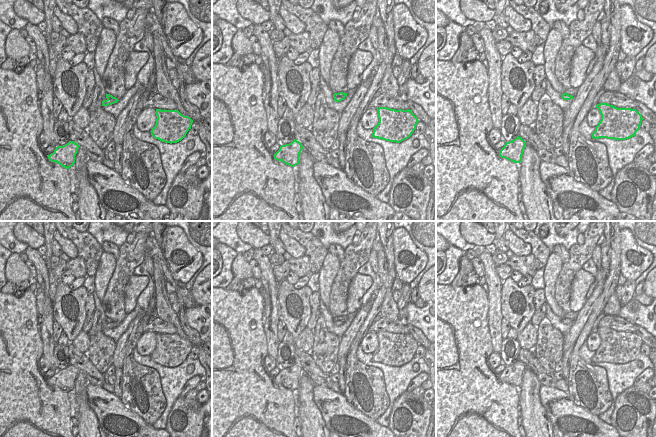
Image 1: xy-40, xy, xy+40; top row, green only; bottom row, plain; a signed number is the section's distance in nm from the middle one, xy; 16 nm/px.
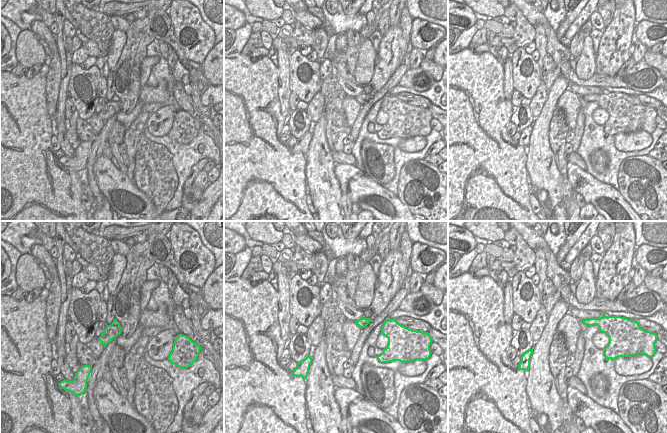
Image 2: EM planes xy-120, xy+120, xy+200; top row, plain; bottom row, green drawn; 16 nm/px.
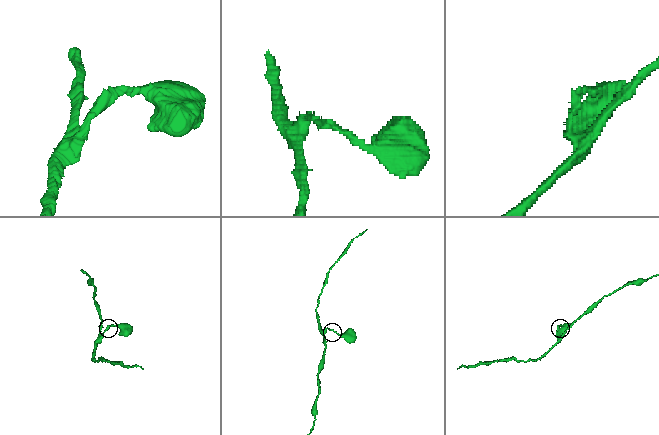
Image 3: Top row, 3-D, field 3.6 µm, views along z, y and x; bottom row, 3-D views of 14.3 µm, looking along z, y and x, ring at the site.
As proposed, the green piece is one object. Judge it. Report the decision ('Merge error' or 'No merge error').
No merge error

